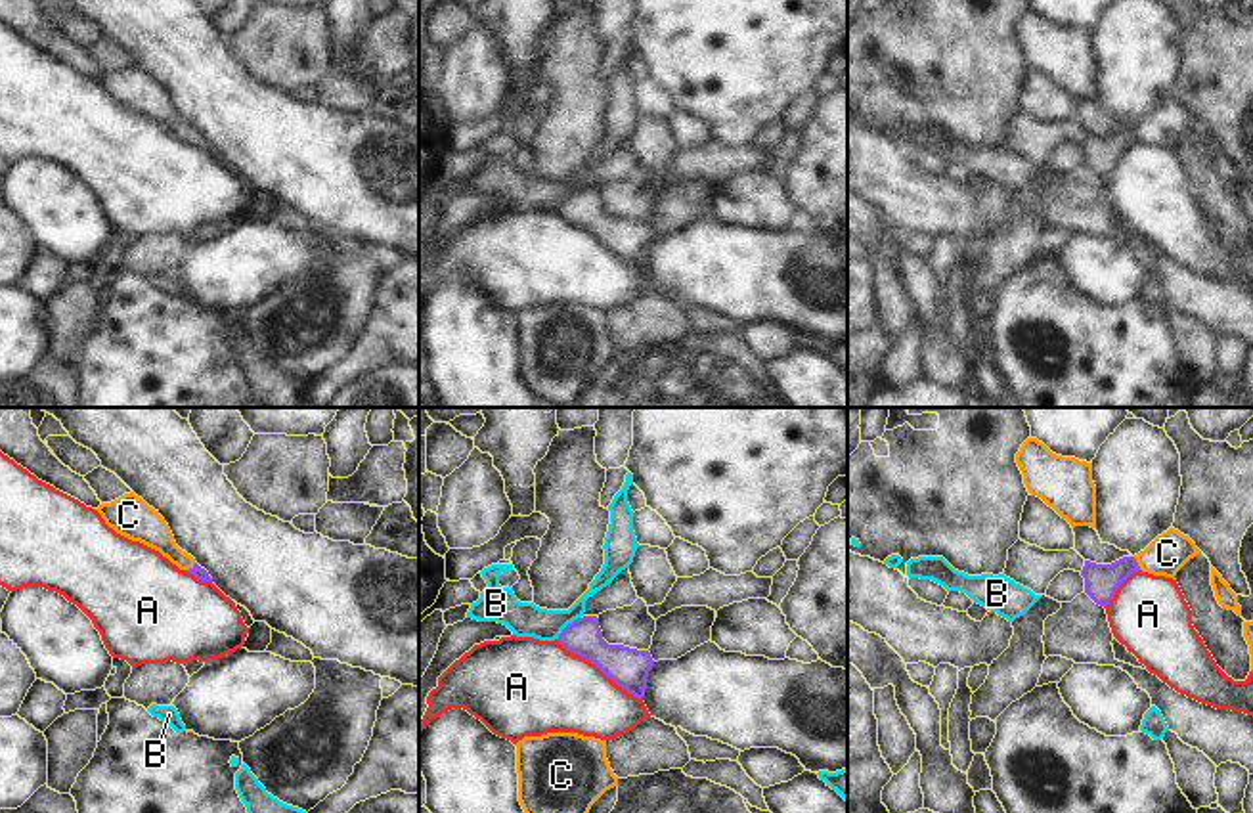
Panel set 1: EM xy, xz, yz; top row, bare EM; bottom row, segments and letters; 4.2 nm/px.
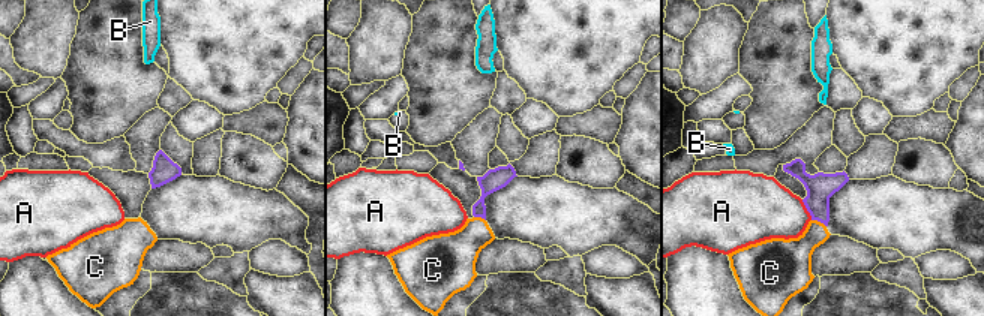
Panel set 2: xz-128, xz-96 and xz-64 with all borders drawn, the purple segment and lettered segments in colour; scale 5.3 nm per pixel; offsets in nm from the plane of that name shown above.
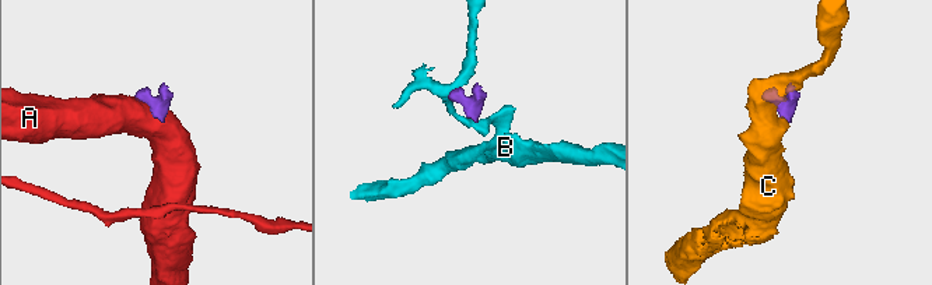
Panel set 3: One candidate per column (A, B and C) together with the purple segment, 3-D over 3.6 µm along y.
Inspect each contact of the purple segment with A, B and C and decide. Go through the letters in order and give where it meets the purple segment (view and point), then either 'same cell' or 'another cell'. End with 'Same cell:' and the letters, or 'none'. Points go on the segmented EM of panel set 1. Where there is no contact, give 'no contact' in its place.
A: xz (599, 668) | another cell
B: xz (567, 626) | another cell
C: yz (1137, 563) | same cell
Same cell: C

